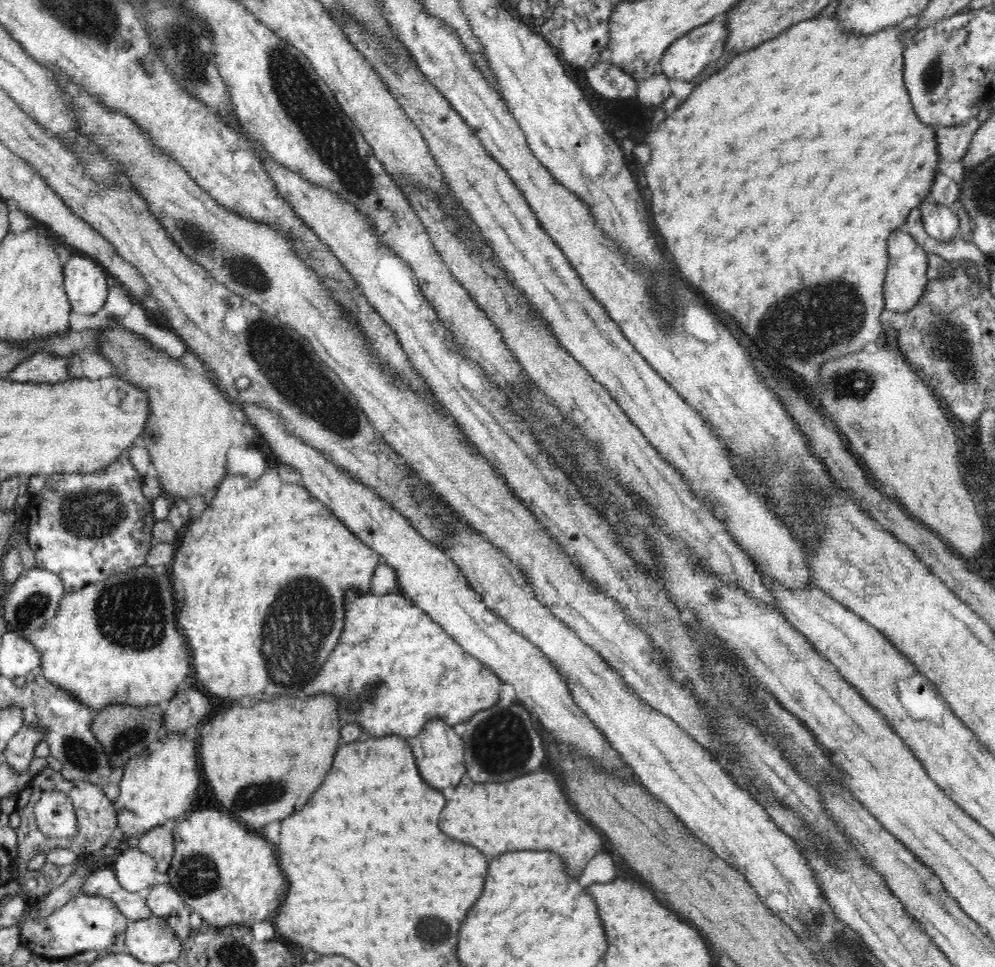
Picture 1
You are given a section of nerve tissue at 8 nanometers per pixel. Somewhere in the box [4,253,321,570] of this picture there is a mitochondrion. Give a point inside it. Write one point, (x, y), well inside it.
(92, 512)

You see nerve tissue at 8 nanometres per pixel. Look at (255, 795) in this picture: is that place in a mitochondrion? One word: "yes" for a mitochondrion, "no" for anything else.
yes

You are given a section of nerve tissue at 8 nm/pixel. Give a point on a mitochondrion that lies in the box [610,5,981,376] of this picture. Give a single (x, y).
(931, 75)

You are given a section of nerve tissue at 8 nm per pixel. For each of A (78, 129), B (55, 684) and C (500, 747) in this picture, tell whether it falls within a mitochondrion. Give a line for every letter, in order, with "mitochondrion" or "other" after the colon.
A: other
B: other
C: mitochondrion

